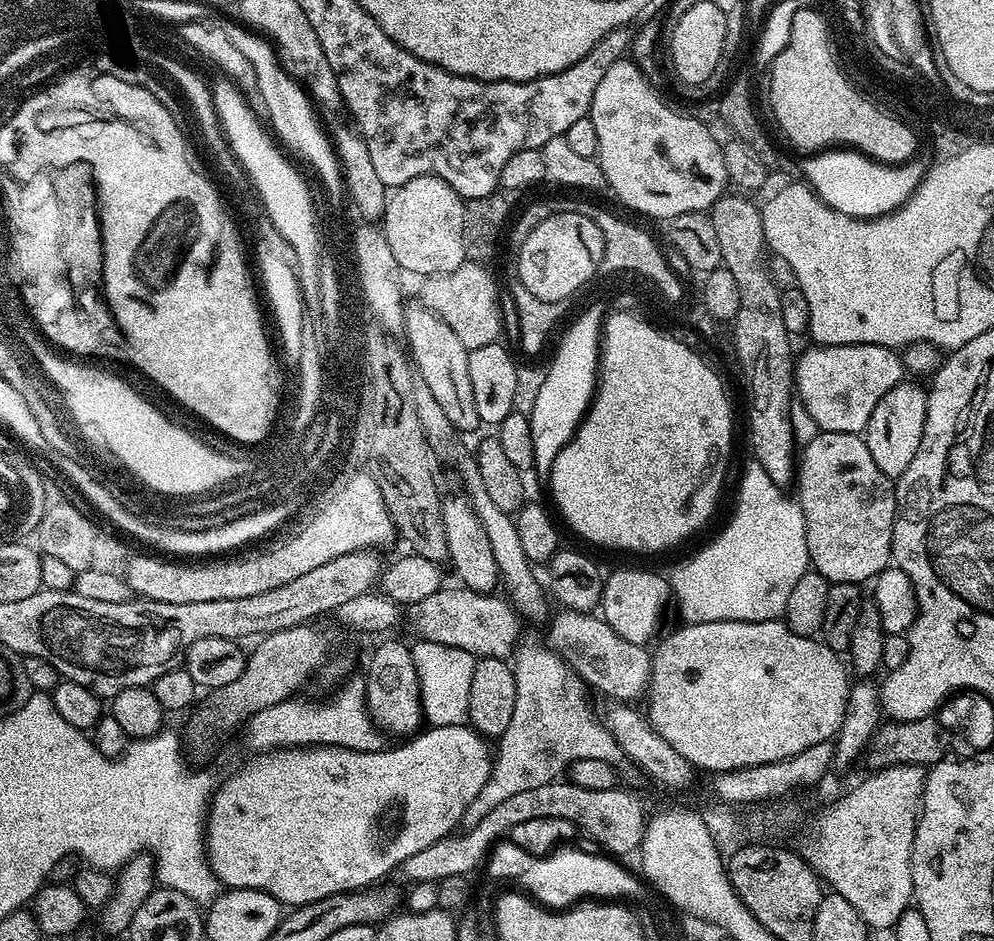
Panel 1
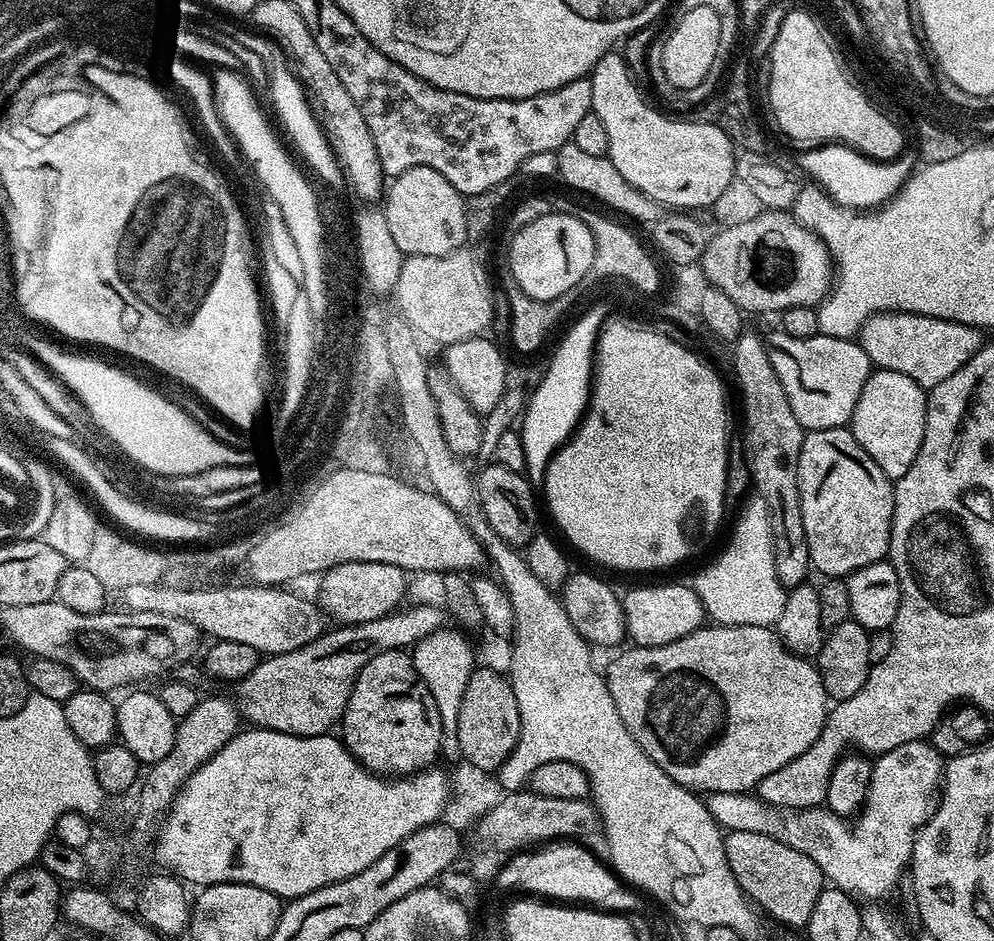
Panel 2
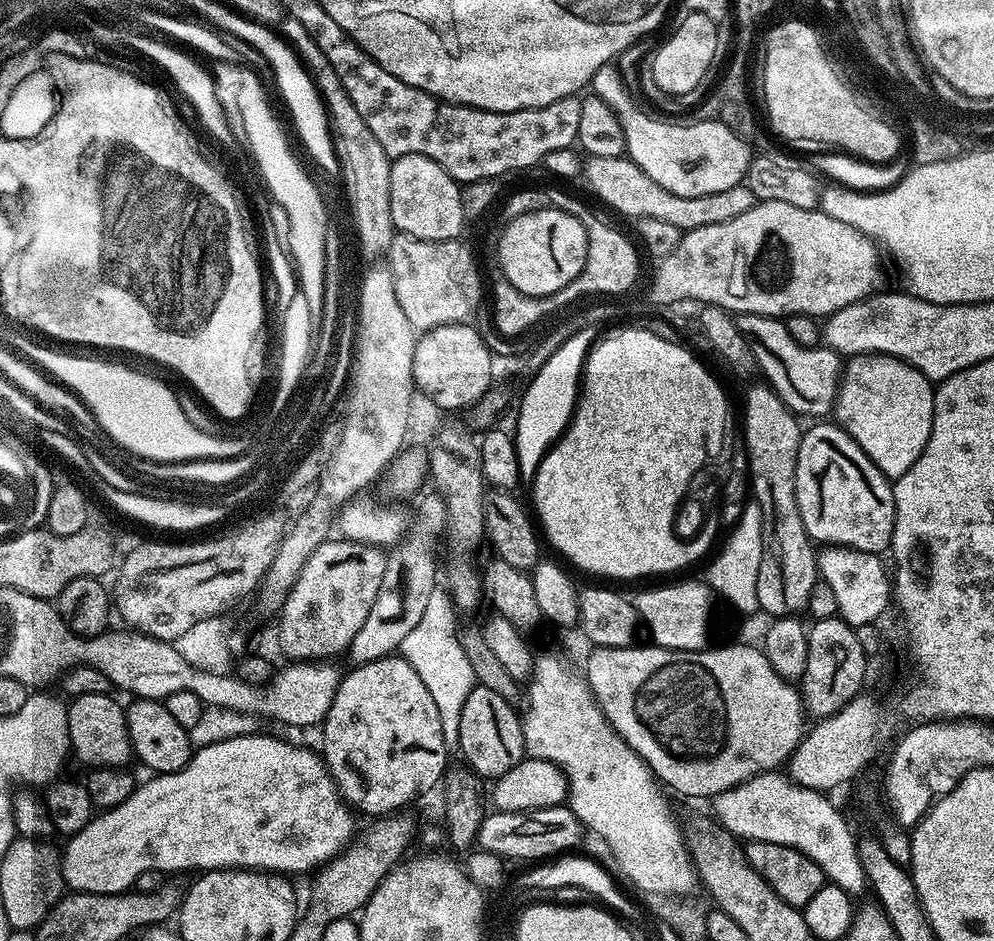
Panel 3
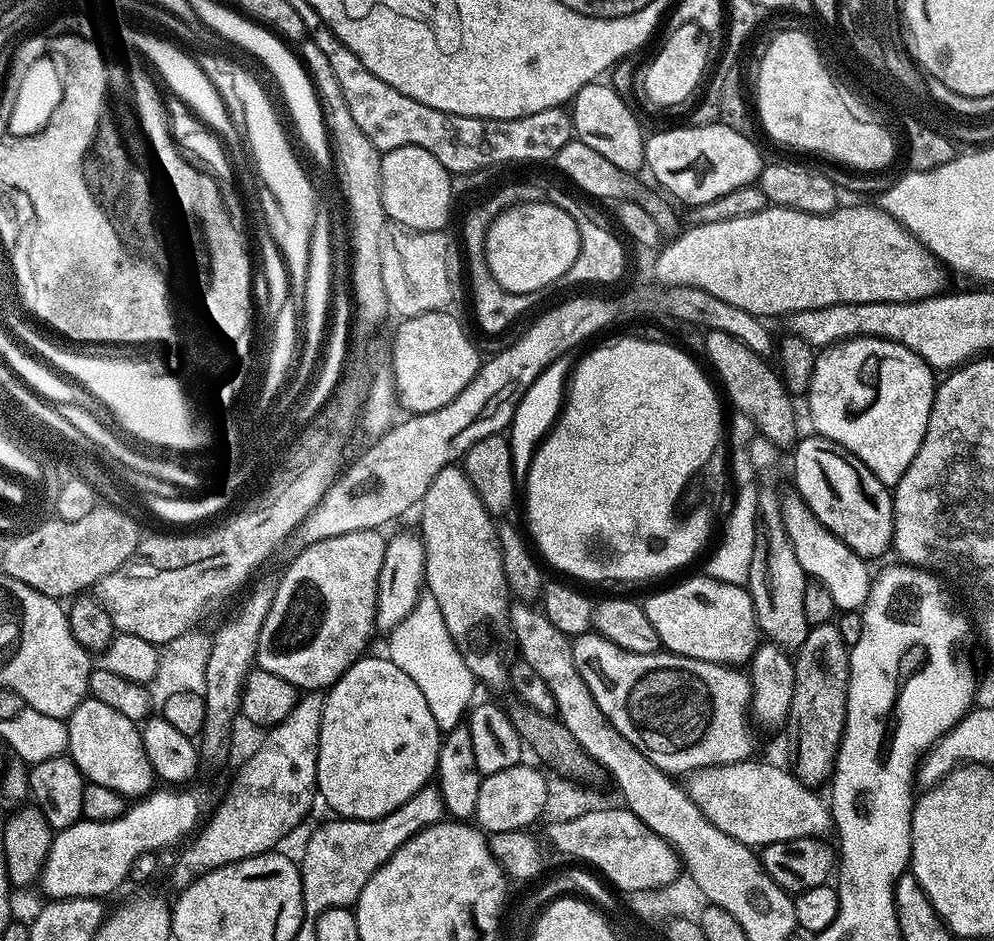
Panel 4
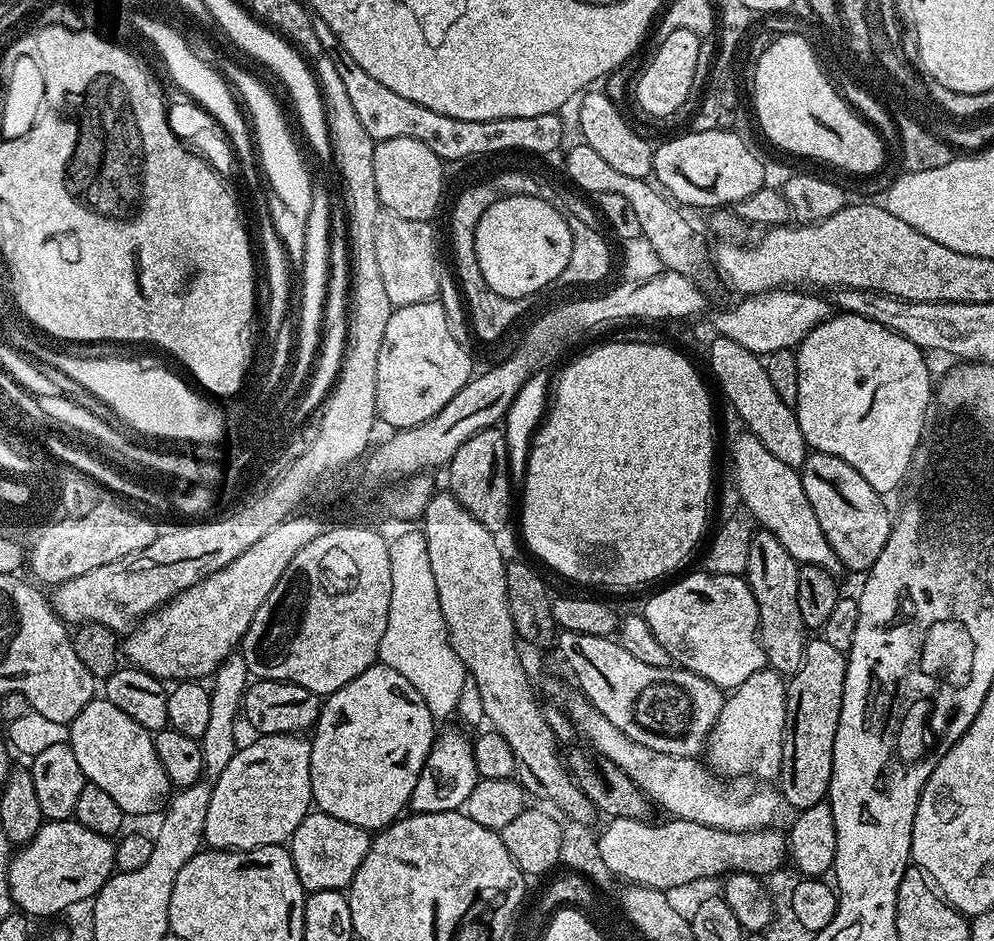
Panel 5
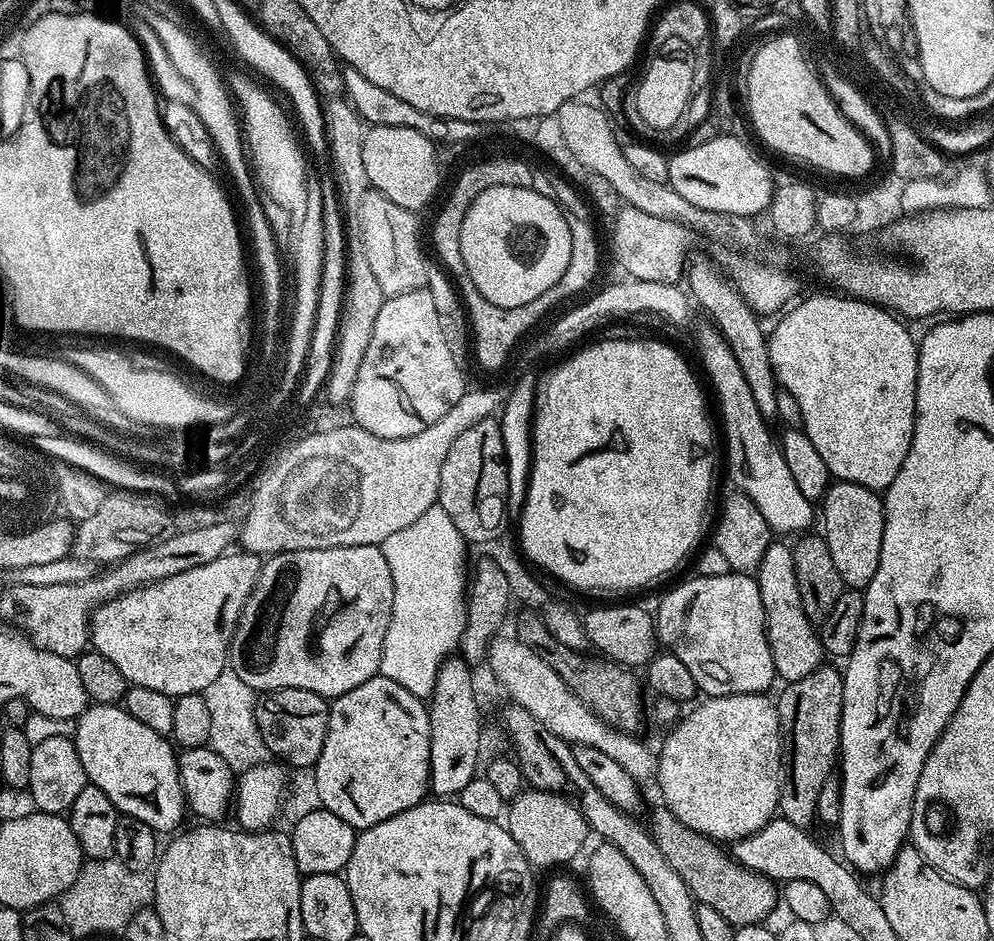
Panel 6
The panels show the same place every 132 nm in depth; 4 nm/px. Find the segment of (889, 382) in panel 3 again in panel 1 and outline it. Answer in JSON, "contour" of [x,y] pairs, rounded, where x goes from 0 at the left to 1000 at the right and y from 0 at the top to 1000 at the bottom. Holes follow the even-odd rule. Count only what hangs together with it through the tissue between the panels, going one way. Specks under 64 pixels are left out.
{"contour":[[[906,406],[899,410],[879,431],[879,440],[875,440],[875,448],[868,460],[871,474],[875,478],[875,487],[894,508],[903,508],[915,495],[920,482],[924,482],[924,470],[928,470],[928,461],[932,453],[932,436],[934,435],[934,417],[922,408]]]}

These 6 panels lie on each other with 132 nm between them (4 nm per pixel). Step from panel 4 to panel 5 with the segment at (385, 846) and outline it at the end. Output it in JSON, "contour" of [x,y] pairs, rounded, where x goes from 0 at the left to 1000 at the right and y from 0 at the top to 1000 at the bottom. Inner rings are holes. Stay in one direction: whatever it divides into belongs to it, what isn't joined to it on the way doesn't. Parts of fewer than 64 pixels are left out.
{"contour":[[[451,774],[436,785],[433,801],[425,814],[425,823],[421,823],[421,831],[414,841],[412,859],[415,864],[441,865],[466,860],[481,828],[475,792],[476,787],[470,786],[459,774]],[[321,861],[311,862],[310,866],[304,869],[304,874],[300,874],[300,882],[296,882],[292,894],[296,925],[307,949],[320,946],[340,948],[349,945],[356,929],[360,929],[360,920],[364,920],[374,894],[375,889],[369,880],[344,874],[344,869],[336,869]]]}

